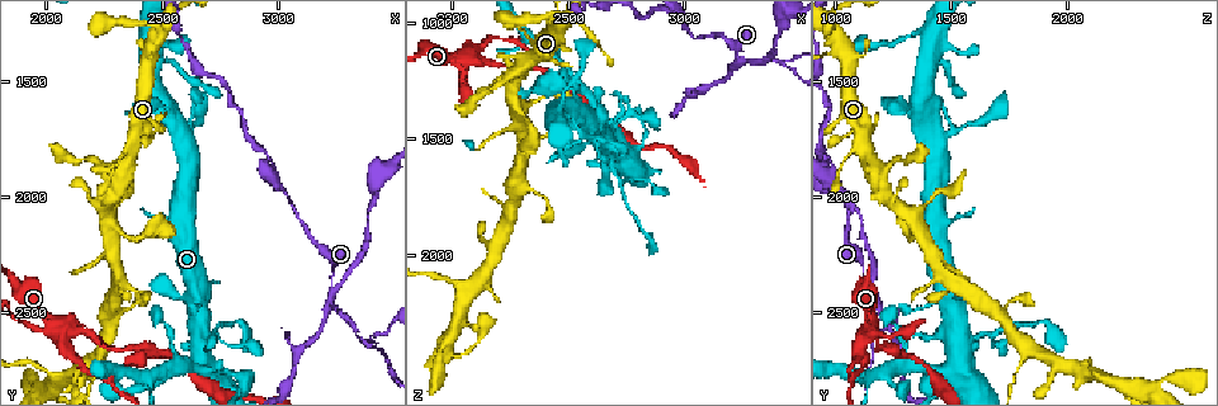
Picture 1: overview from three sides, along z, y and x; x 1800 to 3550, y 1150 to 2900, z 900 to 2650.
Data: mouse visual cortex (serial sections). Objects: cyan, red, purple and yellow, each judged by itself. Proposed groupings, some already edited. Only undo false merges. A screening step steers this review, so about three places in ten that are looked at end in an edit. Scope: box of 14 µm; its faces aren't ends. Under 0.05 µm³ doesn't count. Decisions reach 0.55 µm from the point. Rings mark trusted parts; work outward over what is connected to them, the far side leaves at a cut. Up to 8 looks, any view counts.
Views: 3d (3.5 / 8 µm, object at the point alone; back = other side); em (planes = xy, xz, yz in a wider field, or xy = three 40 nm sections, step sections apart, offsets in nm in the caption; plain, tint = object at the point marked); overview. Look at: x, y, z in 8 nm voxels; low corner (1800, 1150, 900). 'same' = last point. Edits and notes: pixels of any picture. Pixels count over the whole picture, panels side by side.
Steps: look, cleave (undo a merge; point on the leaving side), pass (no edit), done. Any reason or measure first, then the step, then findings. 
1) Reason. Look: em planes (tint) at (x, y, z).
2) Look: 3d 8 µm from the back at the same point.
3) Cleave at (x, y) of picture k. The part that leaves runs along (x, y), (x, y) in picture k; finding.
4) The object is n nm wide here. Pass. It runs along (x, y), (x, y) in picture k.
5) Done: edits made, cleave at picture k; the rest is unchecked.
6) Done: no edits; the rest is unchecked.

Sharp bend. Look: 3d 3.5 µm at (2090, 2570, 1150).

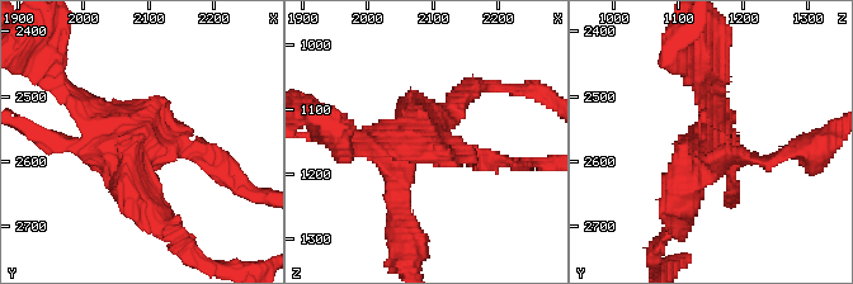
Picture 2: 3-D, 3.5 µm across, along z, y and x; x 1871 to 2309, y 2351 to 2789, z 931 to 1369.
3 arms meet here; the arms are 150, 250, 400 nm wide; now the EM. Look: em planes (plain) at (2080, 2565, 1145).

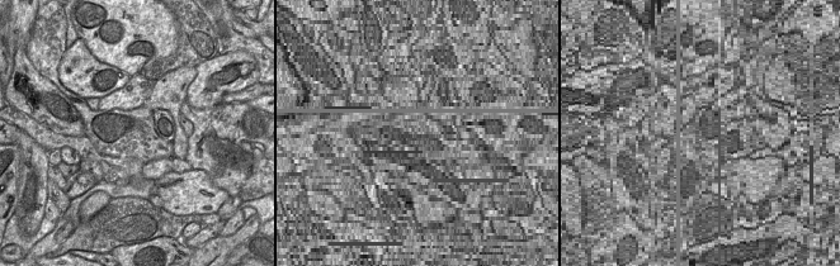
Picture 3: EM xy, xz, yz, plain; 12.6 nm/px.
Look: em planes (tint) at the same point.

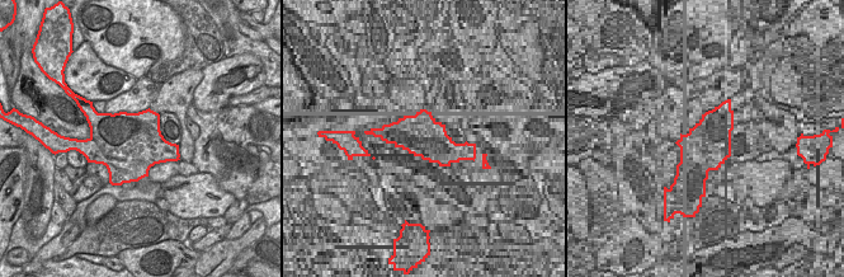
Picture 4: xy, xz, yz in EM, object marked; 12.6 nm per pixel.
Pass. Continuous, no second cell.

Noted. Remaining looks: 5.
Three-way junction. Look: 3d 3.5 µm at (2230, 2770, 1060).

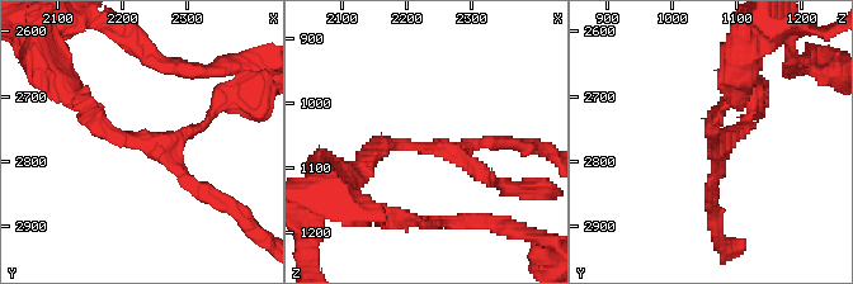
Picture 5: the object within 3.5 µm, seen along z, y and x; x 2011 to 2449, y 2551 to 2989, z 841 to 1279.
3 arms meet here; the arms are 150, 200, 200 nm wide. Look: em xy step 3 (tint) at (2245, 2775, 1065).

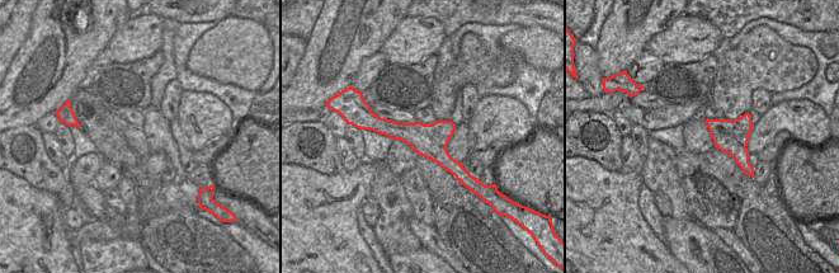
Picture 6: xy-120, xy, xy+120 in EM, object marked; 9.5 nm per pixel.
Pass. One cell here.

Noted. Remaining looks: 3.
Branch point. Look: 3d 8 µm at (2720, 2580, 1680).

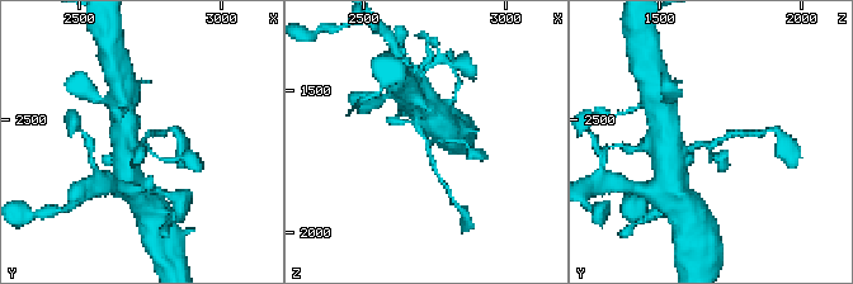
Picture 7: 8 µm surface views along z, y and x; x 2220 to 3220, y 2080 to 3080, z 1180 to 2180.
3 arms meet here; the arms are 150, 200, 200 nm wide. Look: em xy step 1 (tint) at (2720, 2590, 1680).

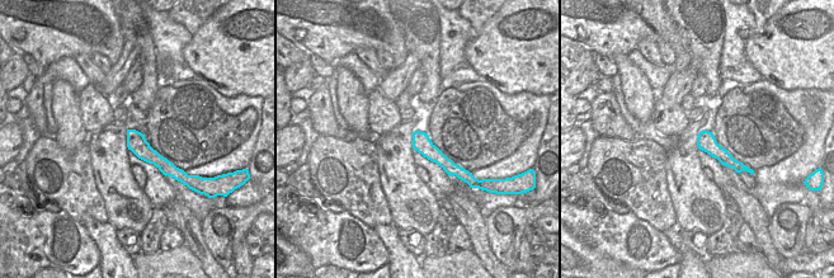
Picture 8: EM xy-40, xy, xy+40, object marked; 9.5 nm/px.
Pass. It runs along (130, 132), (154, 158), (177, 172) in picture 8; all the same cell.

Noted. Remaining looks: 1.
Done: no edits; the rest is unchecked.

